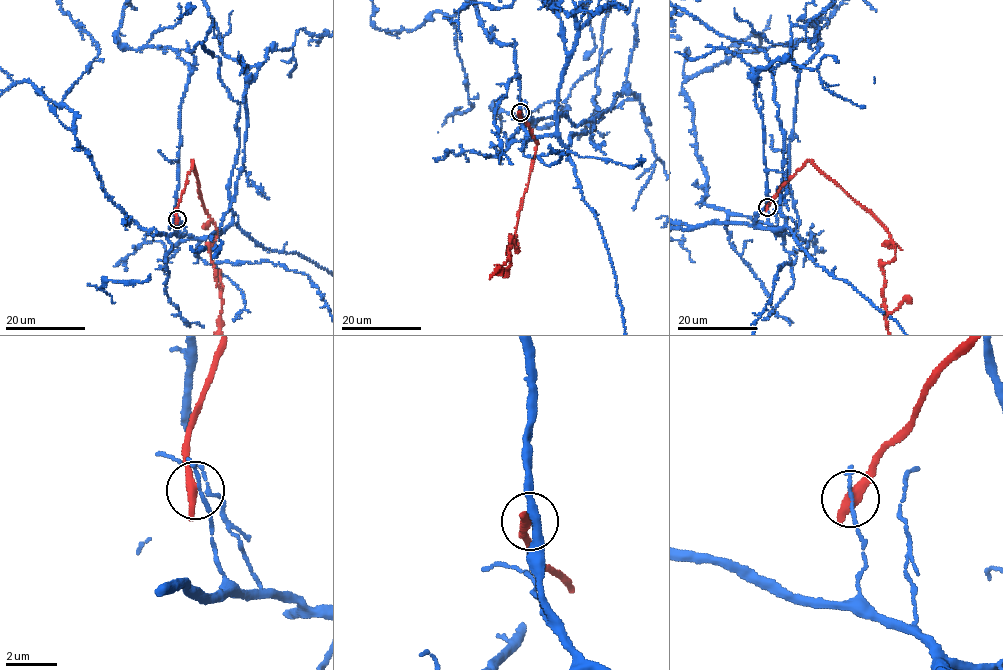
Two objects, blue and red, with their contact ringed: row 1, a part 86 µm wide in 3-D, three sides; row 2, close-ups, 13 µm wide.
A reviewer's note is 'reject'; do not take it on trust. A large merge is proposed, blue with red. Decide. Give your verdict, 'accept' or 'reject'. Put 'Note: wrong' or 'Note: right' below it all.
reject
Note: right

